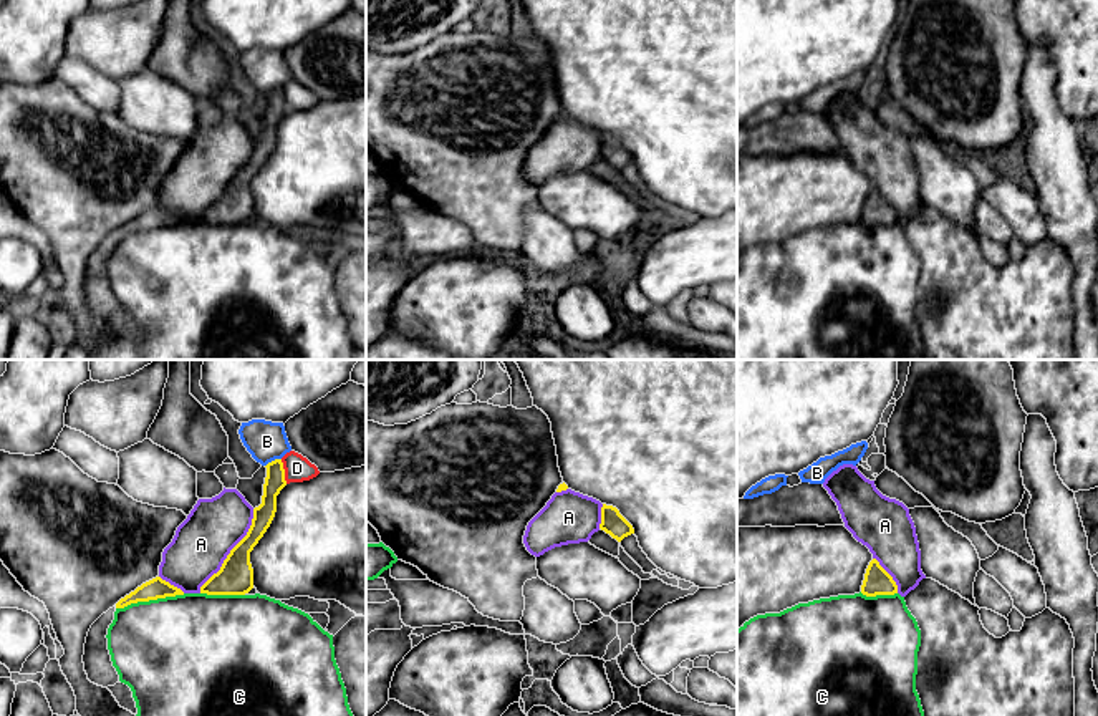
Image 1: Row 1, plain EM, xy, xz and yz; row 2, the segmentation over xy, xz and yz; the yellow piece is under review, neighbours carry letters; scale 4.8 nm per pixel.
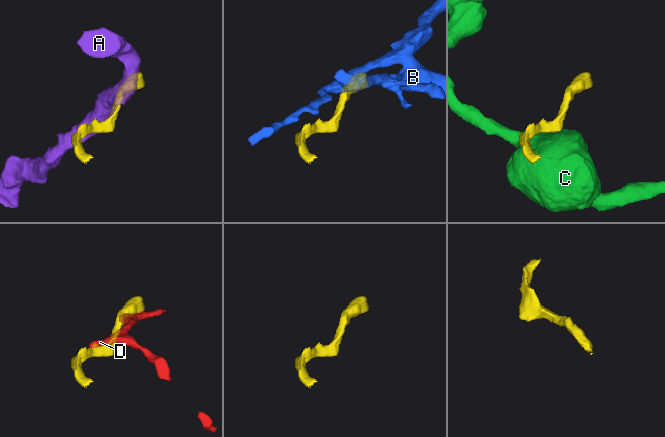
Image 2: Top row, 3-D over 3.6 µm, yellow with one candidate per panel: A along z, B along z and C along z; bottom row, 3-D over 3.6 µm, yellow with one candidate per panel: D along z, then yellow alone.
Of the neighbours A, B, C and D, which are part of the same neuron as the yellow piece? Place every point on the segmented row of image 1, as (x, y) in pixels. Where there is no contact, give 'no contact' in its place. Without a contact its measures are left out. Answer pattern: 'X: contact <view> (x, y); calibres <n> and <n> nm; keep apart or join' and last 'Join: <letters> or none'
A: contact xy (231, 551); calibres 180 and 280 nm; keep apart
B: contact xy (272, 461); calibres 100 and 190 nm; keep apart
C: contact xy (149, 599); calibres 100 and 480 nm; keep apart
D: contact xy (284, 471); calibres 100 and 130 nm; keep apart
Join: none

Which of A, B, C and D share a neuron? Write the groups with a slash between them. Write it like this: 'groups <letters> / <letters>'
groups A / B / C / D

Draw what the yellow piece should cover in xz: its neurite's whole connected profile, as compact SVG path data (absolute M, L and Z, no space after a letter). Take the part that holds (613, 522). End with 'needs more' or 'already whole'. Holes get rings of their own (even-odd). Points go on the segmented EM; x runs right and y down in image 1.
M603 504L600 529L621 542L624 537L634 534L633 525L613 506Z; already whole

